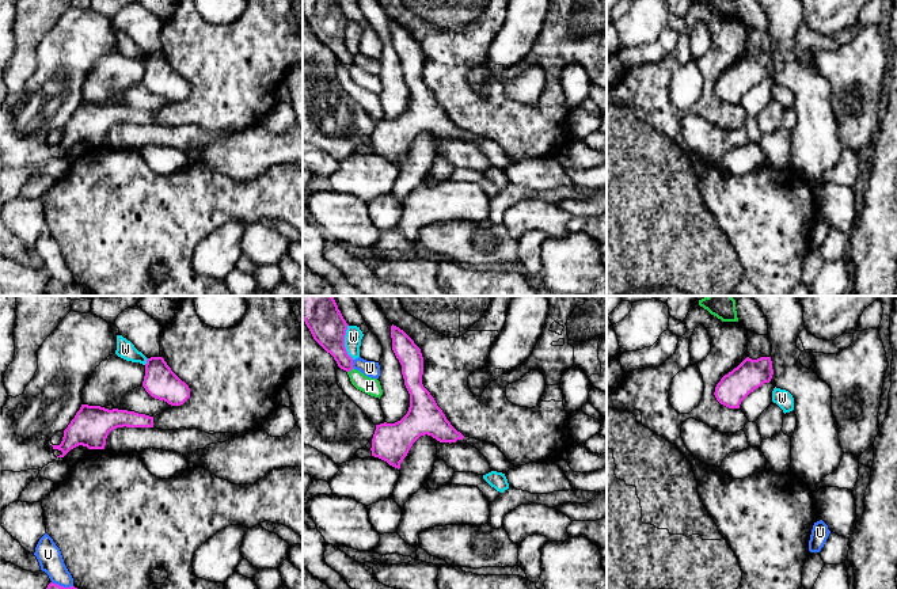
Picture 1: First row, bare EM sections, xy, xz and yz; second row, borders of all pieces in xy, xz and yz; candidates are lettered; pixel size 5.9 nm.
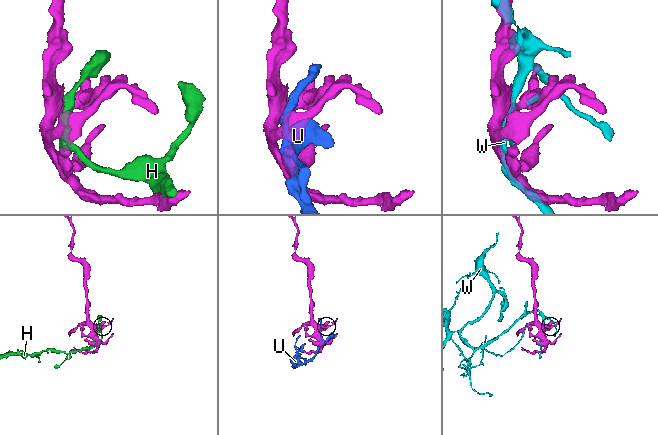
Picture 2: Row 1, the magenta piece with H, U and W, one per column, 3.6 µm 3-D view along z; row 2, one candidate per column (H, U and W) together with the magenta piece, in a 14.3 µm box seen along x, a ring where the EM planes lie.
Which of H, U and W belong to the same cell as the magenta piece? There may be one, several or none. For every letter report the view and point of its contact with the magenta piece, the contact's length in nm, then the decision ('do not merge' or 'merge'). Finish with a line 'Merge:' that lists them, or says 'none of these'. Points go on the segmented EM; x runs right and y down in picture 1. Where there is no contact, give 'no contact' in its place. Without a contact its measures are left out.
H: contact xz (350, 369); length 50 nm; do not merge
U: contact xz (352, 364); length 50 nm; do not merge
W: contact xz (344, 342); length 220 nm; do not merge
Merge: none of these

